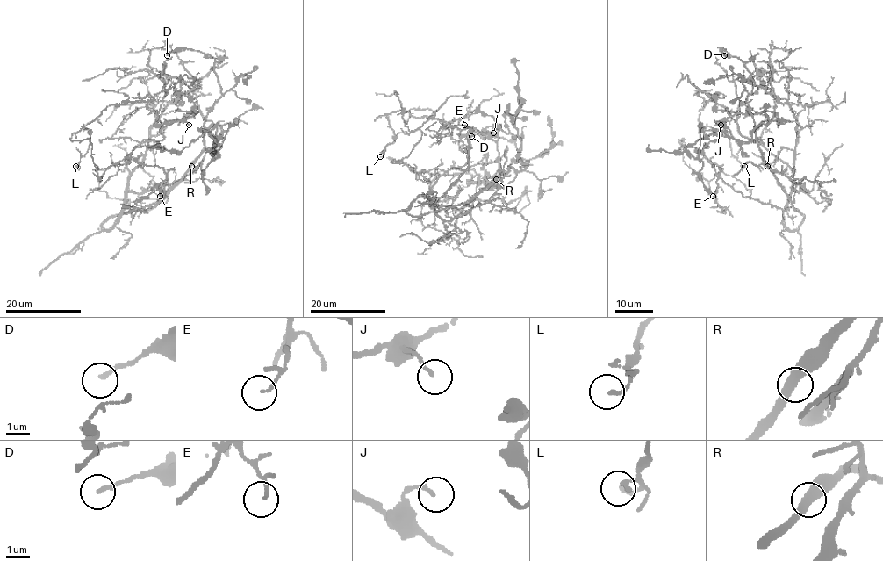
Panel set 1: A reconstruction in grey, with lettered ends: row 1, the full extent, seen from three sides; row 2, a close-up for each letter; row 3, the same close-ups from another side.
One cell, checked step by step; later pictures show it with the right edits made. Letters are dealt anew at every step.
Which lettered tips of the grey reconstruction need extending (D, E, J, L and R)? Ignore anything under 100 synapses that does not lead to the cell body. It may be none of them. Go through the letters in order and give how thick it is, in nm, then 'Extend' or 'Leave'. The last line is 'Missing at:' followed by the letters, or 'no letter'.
D: Thickness 170 nm. Leave
E: Thickness 120 nm. Leave
J: Thickness 150 nm. Leave
L: Thickness 180 nm. Leave
R: Thickness 400 nm. Leave
Missing at: no letter

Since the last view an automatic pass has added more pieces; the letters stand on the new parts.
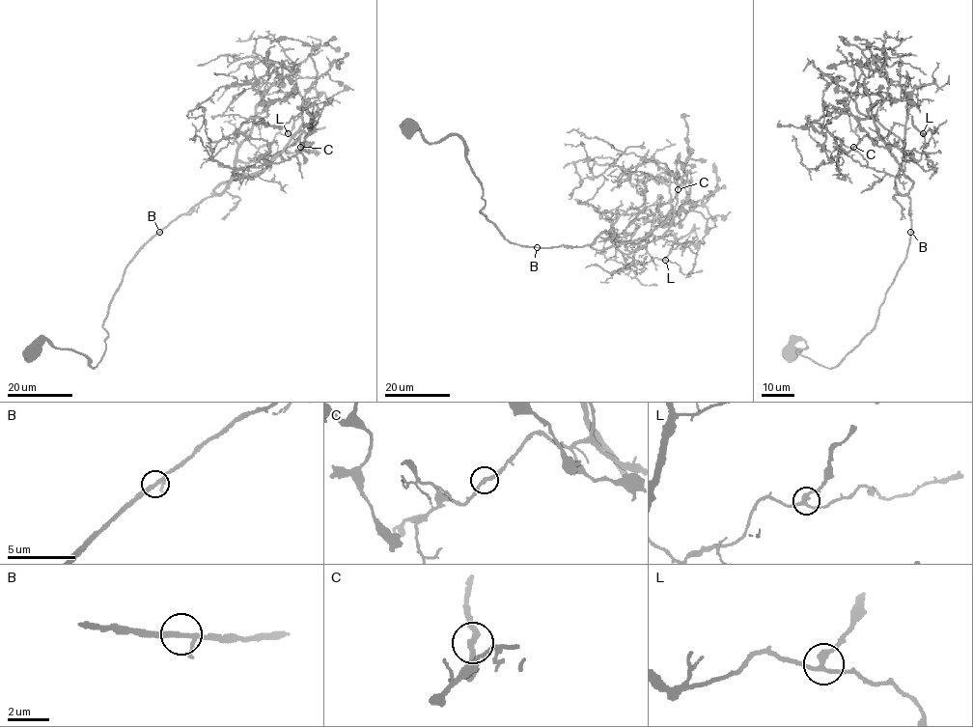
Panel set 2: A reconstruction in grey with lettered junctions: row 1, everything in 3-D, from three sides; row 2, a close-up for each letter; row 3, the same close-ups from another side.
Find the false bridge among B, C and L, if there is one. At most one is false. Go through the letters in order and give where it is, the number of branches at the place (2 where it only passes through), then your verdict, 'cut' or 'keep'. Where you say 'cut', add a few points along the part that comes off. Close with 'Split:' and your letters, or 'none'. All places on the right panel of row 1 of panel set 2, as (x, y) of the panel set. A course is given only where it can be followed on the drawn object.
B: at (910, 232); 3 branches meet; keep
C: at (853, 147); 2 branches meet; keep
L: at (923, 133); 3 branches meet; keep
Split: none

